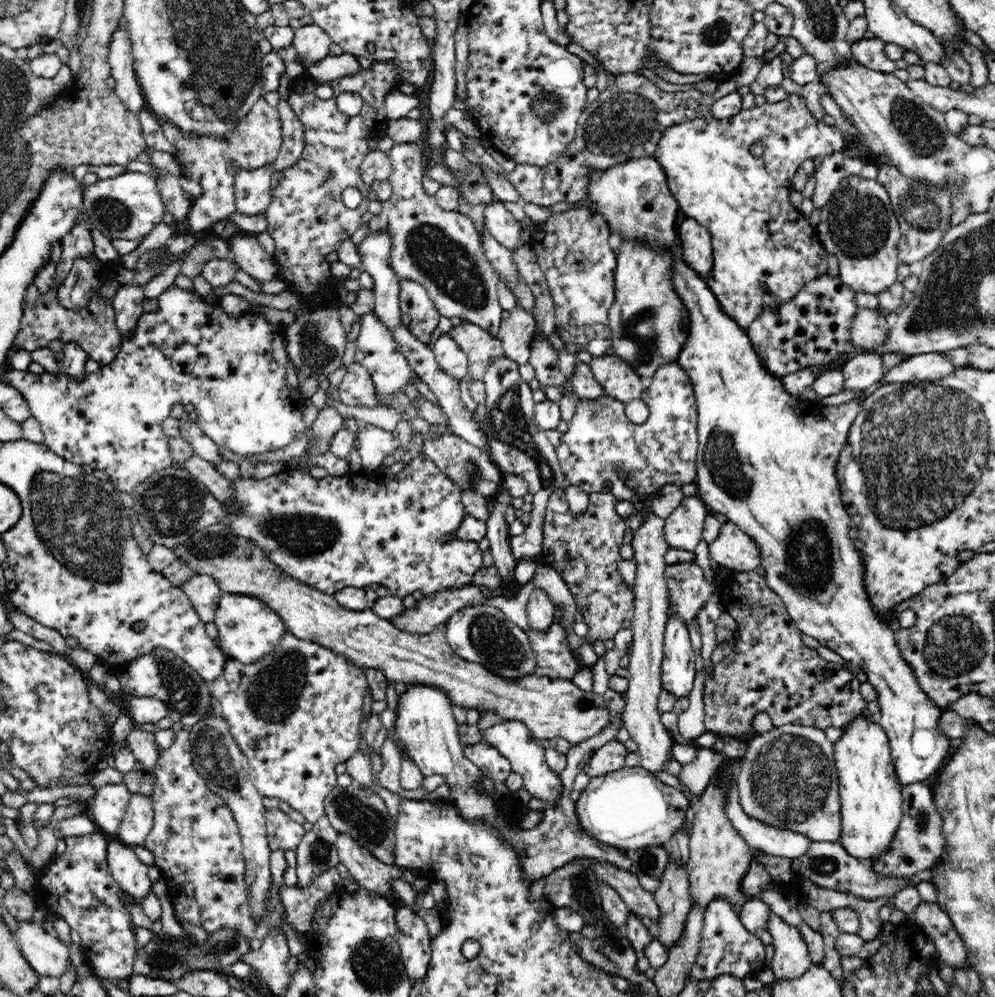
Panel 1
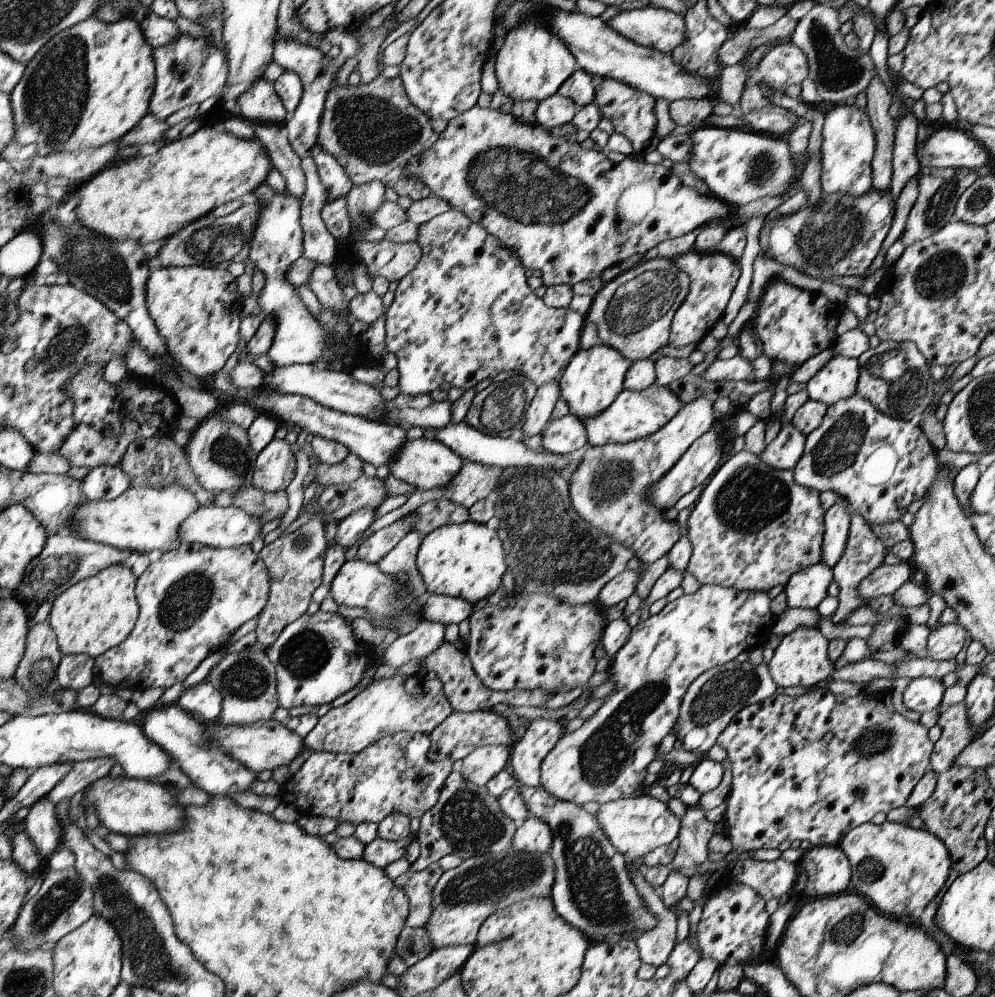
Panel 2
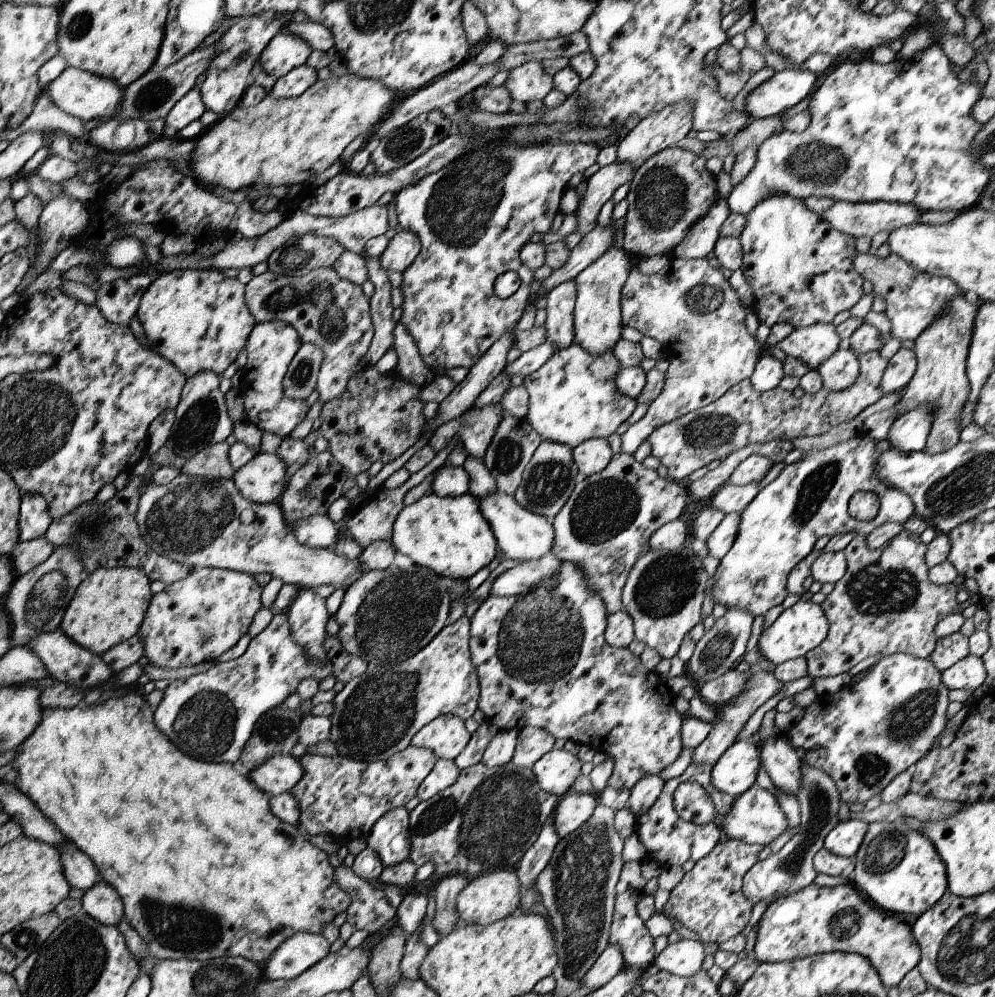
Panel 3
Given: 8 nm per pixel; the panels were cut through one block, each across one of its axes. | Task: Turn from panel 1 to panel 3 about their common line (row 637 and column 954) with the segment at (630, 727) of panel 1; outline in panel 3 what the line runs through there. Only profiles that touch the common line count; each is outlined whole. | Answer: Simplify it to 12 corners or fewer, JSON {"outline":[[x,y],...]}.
{"outline":[[940,638],[929,659],[944,672],[969,655],[969,638]]}

